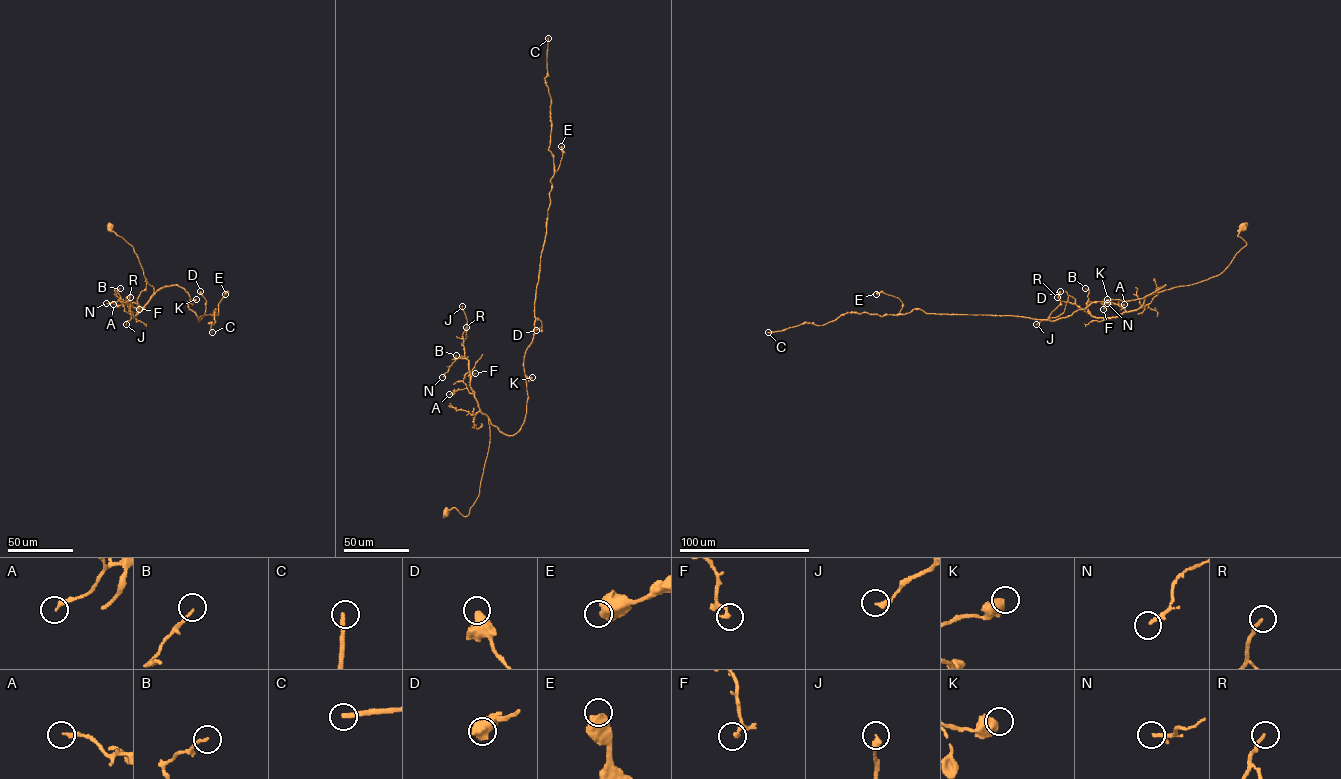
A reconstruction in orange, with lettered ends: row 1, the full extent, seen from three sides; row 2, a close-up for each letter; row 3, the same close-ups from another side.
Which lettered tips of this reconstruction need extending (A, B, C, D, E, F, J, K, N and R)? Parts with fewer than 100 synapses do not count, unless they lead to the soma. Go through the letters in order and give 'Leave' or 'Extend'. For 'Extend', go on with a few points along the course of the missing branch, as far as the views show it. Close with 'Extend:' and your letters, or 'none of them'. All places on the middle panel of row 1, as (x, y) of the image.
A: Leave
B: Leave
C: Extend
D: Leave
E: Leave
F: Leave
J: Leave
K: Leave
N: Leave
R: Leave
Extend: C

